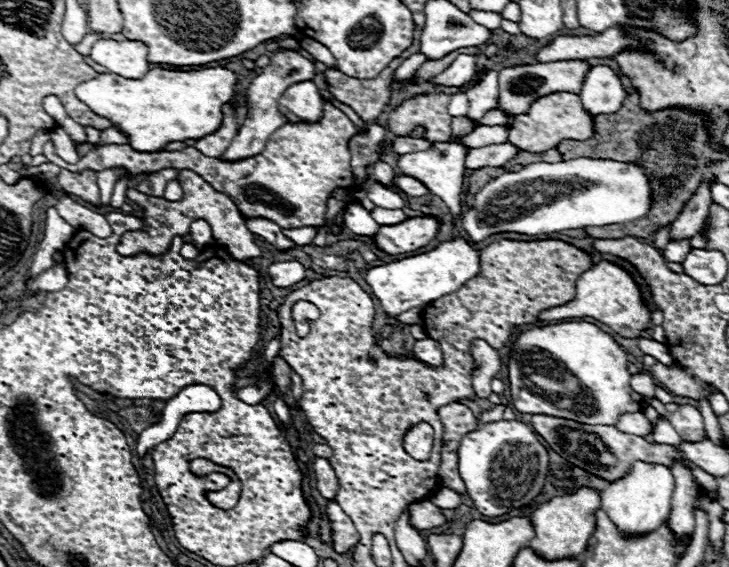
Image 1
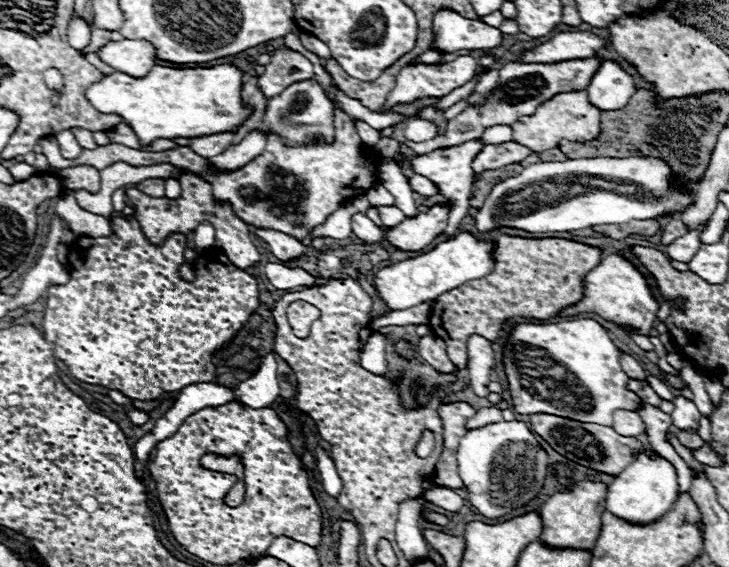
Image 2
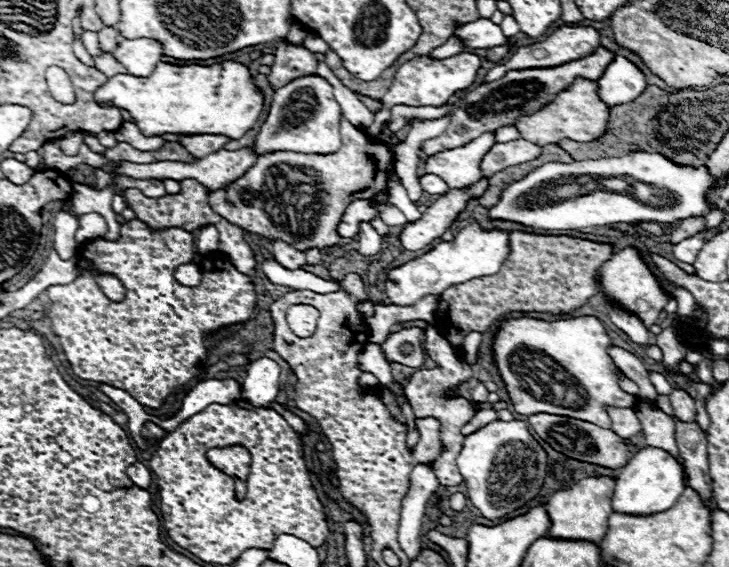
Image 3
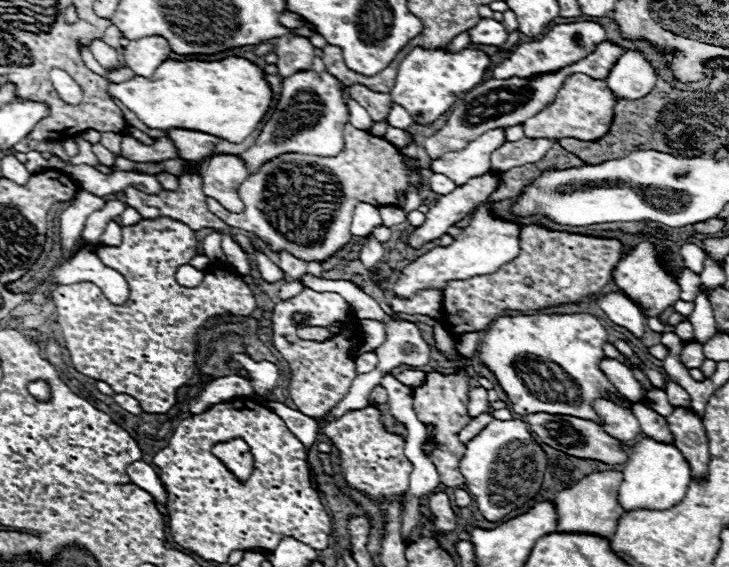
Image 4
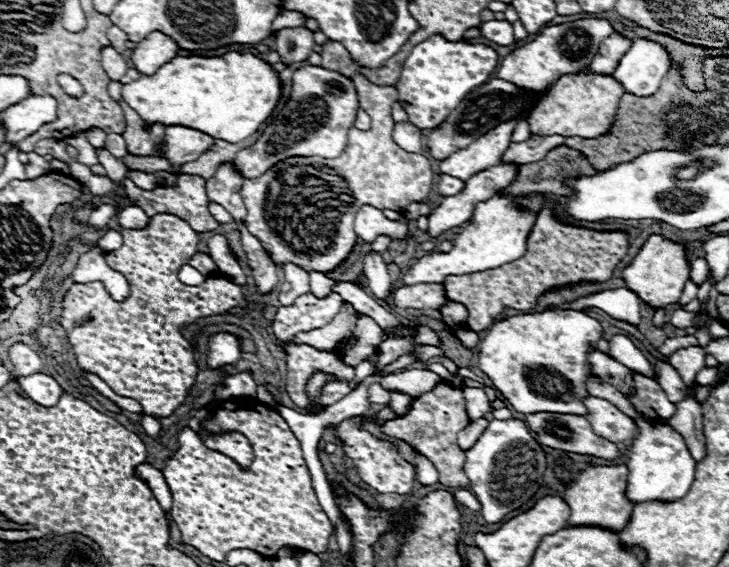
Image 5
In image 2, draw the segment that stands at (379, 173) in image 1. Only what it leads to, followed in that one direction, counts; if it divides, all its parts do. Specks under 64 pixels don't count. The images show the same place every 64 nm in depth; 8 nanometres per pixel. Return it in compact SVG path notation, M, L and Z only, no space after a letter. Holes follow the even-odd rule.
M382 160L380 166L380 184L390 190L390 194L396 198L396 206L406 214L406 216L416 216L418 210L414 206L414 194L406 184L406 176L400 172L400 168L392 160Z

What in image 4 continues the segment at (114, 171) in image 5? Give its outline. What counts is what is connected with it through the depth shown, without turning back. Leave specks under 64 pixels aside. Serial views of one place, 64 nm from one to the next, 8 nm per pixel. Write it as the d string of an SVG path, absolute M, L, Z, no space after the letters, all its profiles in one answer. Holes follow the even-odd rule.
M96 142L96 144L92 144L92 152L98 156L98 160L104 164L104 166L112 166L114 164L114 156L100 144L100 142Z

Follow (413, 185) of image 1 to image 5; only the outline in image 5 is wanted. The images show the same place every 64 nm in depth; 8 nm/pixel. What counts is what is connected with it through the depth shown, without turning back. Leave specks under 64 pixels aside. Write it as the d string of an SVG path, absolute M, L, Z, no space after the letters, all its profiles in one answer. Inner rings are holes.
M440 174L440 176L438 176L436 186L438 186L438 192L440 192L442 196L450 196L450 194L456 194L460 188L464 188L464 182L462 182L462 180L456 180L456 178L450 178L450 176Z

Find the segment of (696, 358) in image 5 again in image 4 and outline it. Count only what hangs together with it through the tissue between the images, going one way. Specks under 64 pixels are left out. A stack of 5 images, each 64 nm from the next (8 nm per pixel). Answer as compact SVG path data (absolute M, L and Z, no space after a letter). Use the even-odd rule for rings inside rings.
M684 346L680 360L682 360L682 364L684 364L686 368L700 368L702 362L704 362L702 346Z

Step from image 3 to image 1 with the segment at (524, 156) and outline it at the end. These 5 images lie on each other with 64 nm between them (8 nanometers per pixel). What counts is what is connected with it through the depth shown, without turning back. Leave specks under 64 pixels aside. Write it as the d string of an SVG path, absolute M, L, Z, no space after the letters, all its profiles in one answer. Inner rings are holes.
M510 142L472 148L466 154L466 168L476 170L480 166L502 166L504 162L508 162L514 156L516 156L516 146L512 146Z

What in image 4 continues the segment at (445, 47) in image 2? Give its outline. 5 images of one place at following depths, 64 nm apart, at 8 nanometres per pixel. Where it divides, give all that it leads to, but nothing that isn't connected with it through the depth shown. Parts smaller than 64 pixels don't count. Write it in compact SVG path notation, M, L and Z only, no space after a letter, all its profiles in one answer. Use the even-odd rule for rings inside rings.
M480 18L476 26L468 30L472 44L488 44L488 46L502 46L508 40L508 32L504 30L502 22L492 18Z

